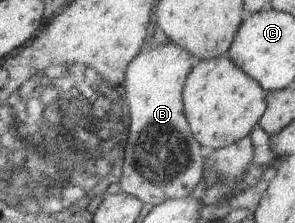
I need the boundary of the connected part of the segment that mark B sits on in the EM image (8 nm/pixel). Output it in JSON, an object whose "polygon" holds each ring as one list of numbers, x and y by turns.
{"polygon":[[167,42,165,44,152,44,152,48,145,51,143,54,137,54,133,60,127,65,125,70,125,98,129,107,129,134,127,135,127,142,125,144,124,152,124,163,120,178,120,190,129,194,129,196,135,196,139,198,142,204,149,204,149,206,155,206,161,204,163,201,171,199,182,199,187,198,195,190,195,186,199,184,199,180,205,176,204,164,205,164,205,149,195,140,193,134,191,134,189,123,185,118,182,101,182,90,187,80,187,76,190,75,191,69,193,68,191,62,191,52,183,50,179,44,173,44,173,42]]}

